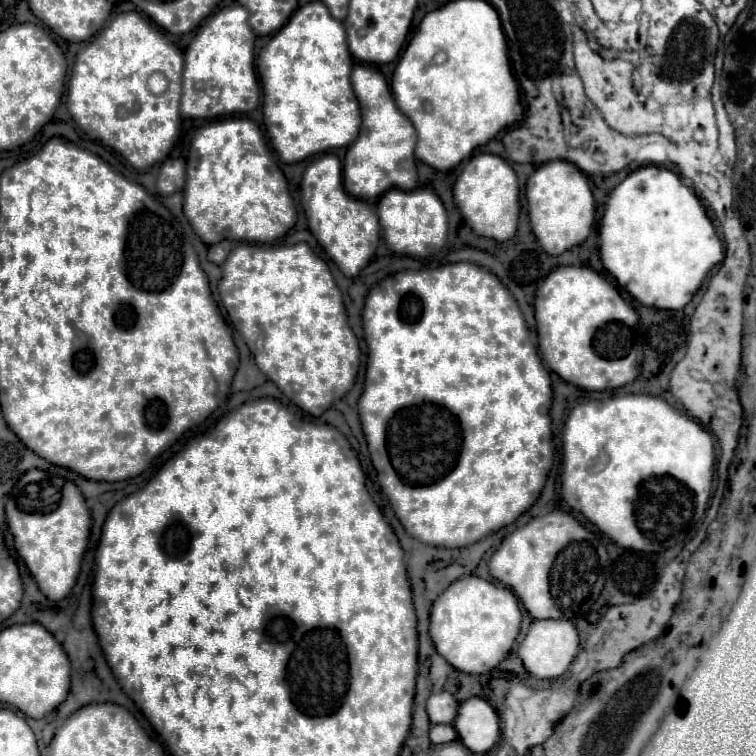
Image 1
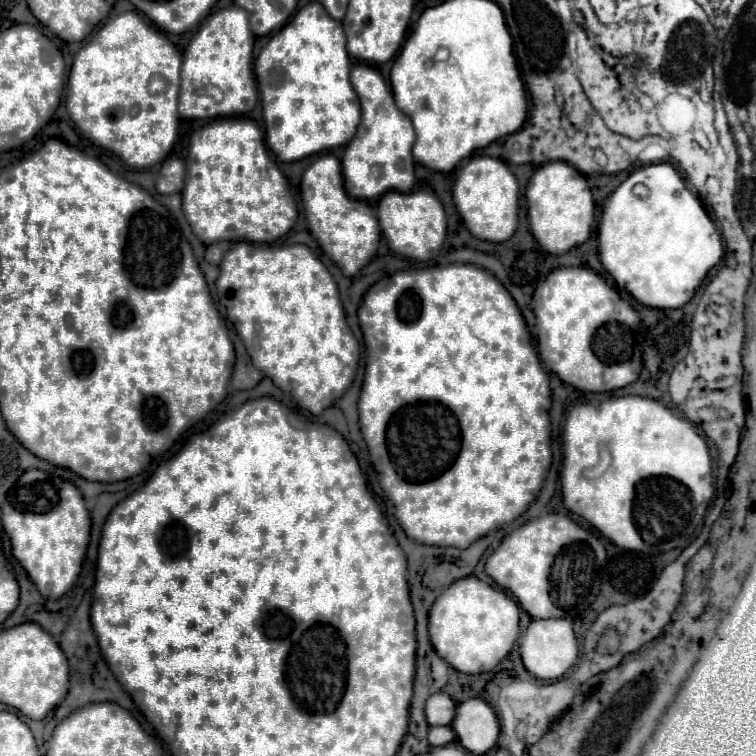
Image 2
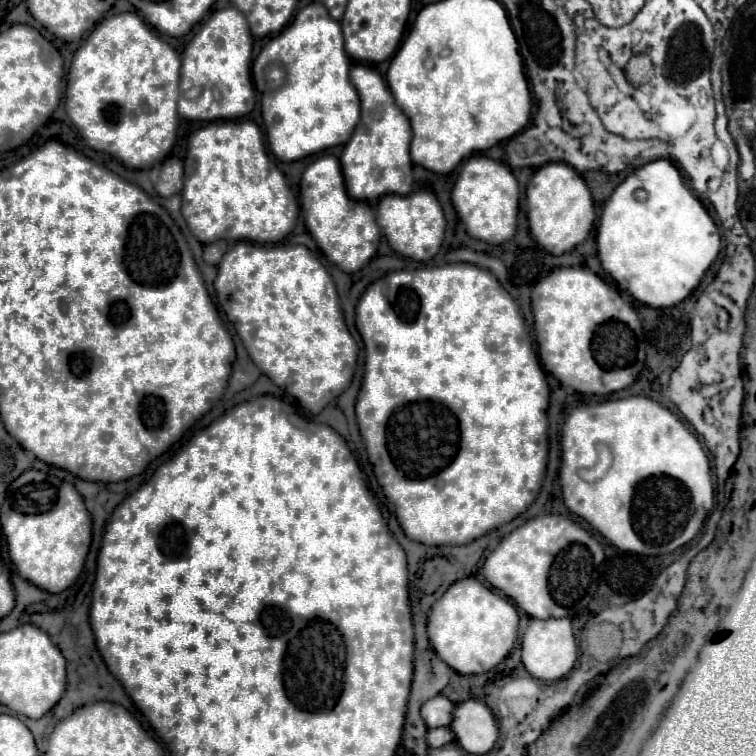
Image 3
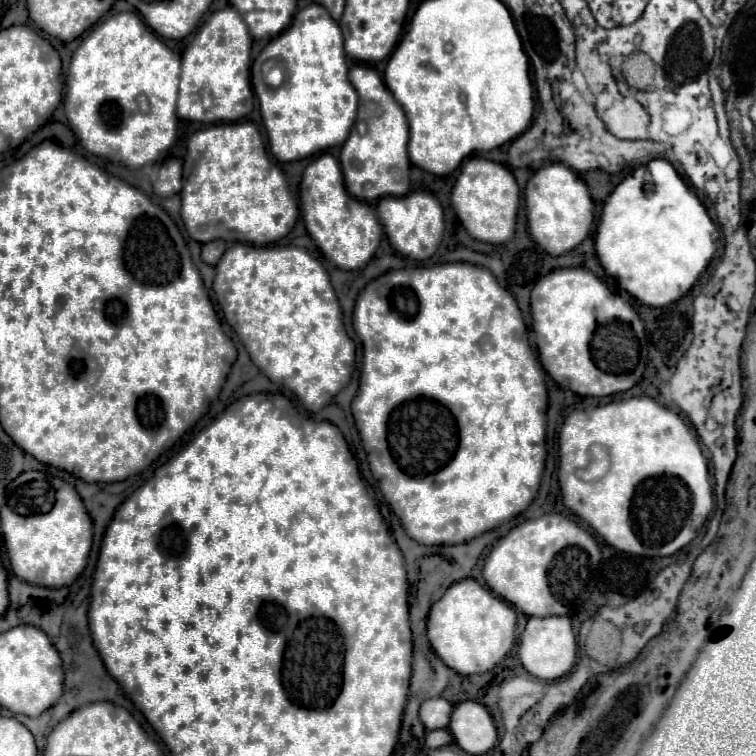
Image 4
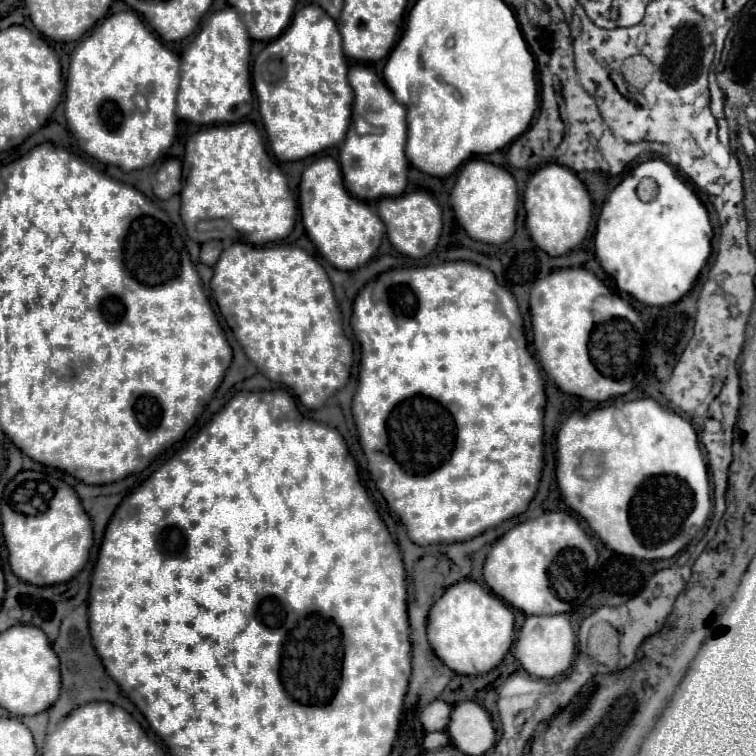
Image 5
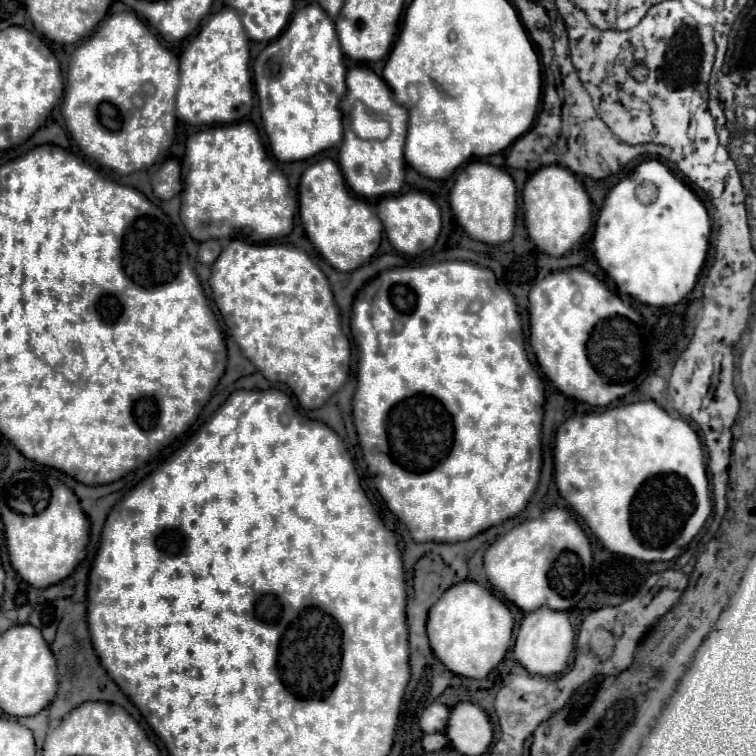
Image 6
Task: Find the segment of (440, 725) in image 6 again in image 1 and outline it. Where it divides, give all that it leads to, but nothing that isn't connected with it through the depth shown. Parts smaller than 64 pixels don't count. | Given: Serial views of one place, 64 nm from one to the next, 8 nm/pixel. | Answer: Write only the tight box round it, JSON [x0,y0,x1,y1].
[426,692,458,724]

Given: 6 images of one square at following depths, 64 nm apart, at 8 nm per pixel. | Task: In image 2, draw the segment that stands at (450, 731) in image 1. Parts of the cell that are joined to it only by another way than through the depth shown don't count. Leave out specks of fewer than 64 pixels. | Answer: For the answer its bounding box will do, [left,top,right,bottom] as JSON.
[428,726,456,746]

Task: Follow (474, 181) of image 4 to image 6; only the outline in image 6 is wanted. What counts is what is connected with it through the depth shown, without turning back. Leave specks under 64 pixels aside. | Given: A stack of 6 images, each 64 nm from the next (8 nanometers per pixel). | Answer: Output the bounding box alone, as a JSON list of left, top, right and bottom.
[450,160,516,244]

